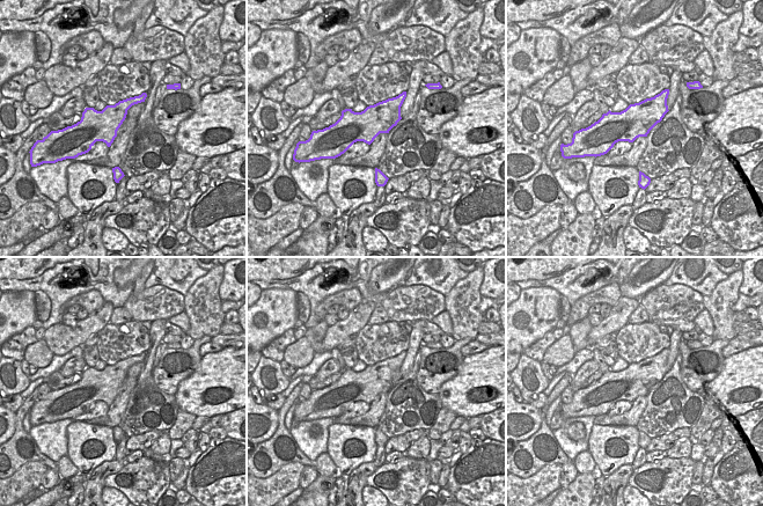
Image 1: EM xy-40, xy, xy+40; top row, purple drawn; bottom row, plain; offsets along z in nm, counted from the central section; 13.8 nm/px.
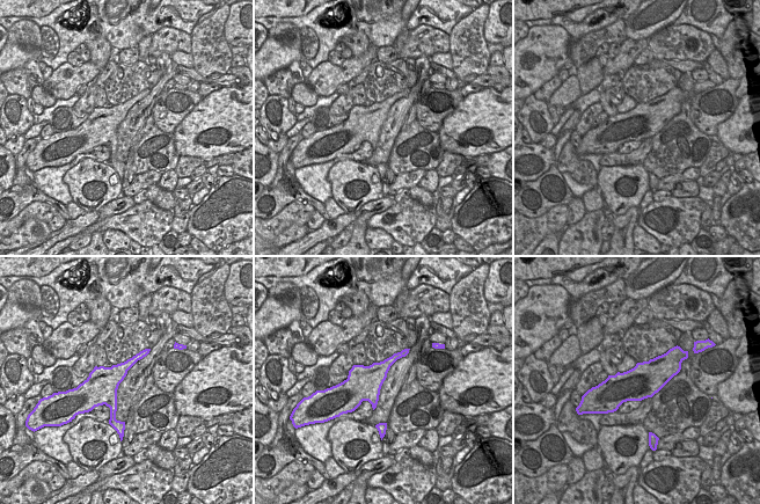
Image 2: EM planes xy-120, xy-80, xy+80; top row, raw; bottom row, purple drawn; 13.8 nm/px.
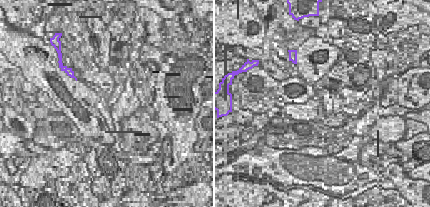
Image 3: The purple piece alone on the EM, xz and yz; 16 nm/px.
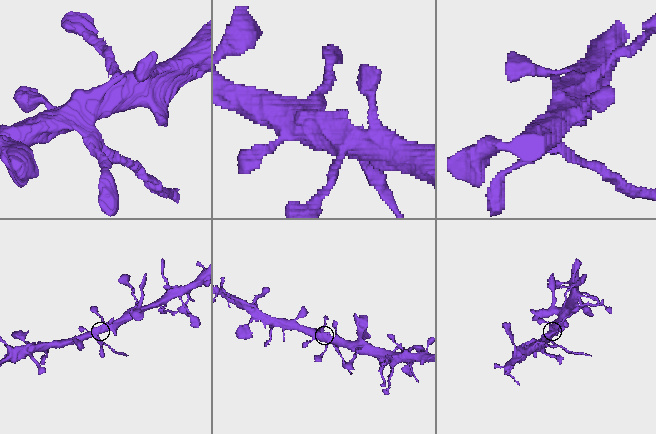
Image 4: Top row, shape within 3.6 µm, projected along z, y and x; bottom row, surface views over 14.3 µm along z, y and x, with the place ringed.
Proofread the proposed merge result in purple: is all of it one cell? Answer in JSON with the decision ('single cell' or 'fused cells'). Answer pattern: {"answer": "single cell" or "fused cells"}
{"answer": "fused cells"}

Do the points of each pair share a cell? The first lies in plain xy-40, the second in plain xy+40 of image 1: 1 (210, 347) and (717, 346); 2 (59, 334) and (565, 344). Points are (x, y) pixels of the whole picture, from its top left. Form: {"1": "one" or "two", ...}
{"1": "two", "2": "two"}

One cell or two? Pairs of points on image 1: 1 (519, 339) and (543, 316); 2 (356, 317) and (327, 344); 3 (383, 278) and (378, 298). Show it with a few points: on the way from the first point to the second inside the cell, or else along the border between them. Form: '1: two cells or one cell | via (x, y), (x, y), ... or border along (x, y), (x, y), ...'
1: one cell | via (527, 334), (533, 331), (535, 322)
2: one cell | via (349, 324), (334, 337)
3: two cells | border along (372, 269), (368, 288), (373, 292), (388, 291)

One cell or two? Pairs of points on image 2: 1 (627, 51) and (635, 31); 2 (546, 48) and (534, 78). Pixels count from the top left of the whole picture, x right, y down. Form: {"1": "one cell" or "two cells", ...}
{"1": "two cells", "2": "one cell"}

